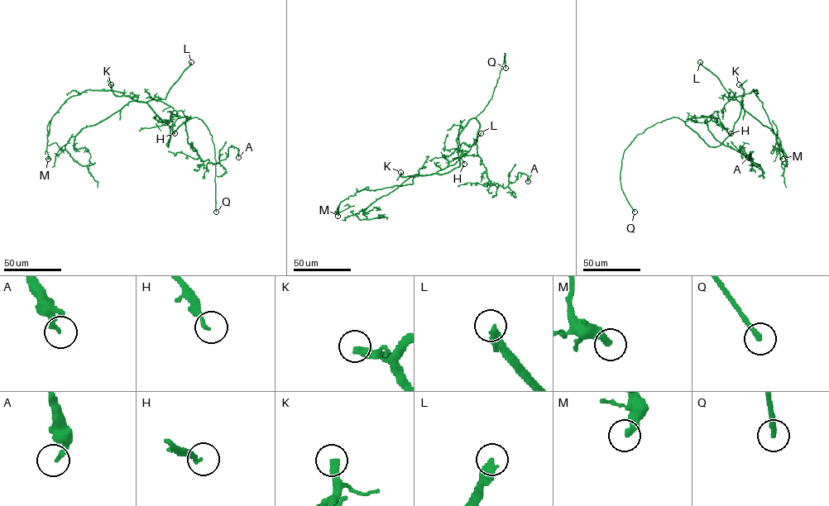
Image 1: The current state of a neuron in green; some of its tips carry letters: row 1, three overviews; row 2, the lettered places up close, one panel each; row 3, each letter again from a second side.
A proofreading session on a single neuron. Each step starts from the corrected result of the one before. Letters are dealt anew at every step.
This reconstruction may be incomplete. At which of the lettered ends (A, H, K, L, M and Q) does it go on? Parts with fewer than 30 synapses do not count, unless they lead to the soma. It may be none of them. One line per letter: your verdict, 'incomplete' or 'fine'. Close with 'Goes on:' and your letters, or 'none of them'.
A: fine
H: fine
K: incomplete
L: incomplete
M: fine
Q: incomplete
Goes on: K, L, Q

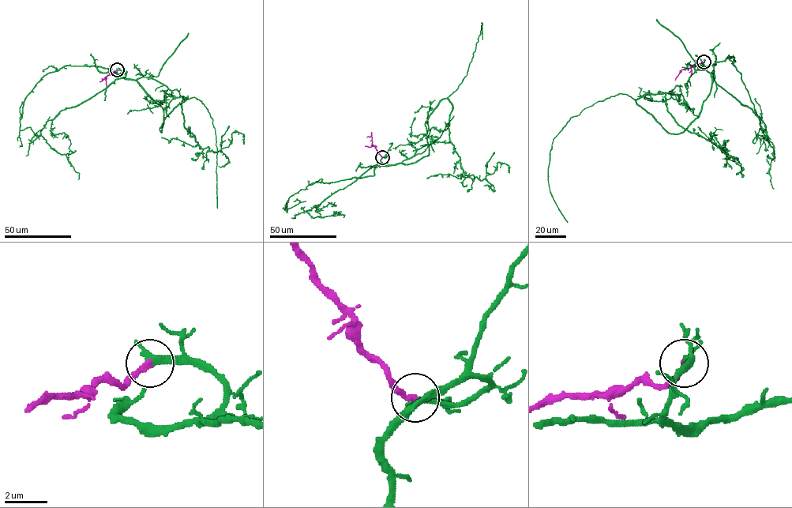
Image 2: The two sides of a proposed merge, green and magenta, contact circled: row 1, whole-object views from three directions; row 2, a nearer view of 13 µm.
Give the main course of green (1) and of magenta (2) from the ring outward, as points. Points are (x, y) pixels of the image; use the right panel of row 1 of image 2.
1: (703, 62), (710, 93), (682, 132), (636, 103), (664, 93), (674, 121), (730, 157), (710, 133), (722, 148)
2: (703, 62), (681, 69), (674, 80)

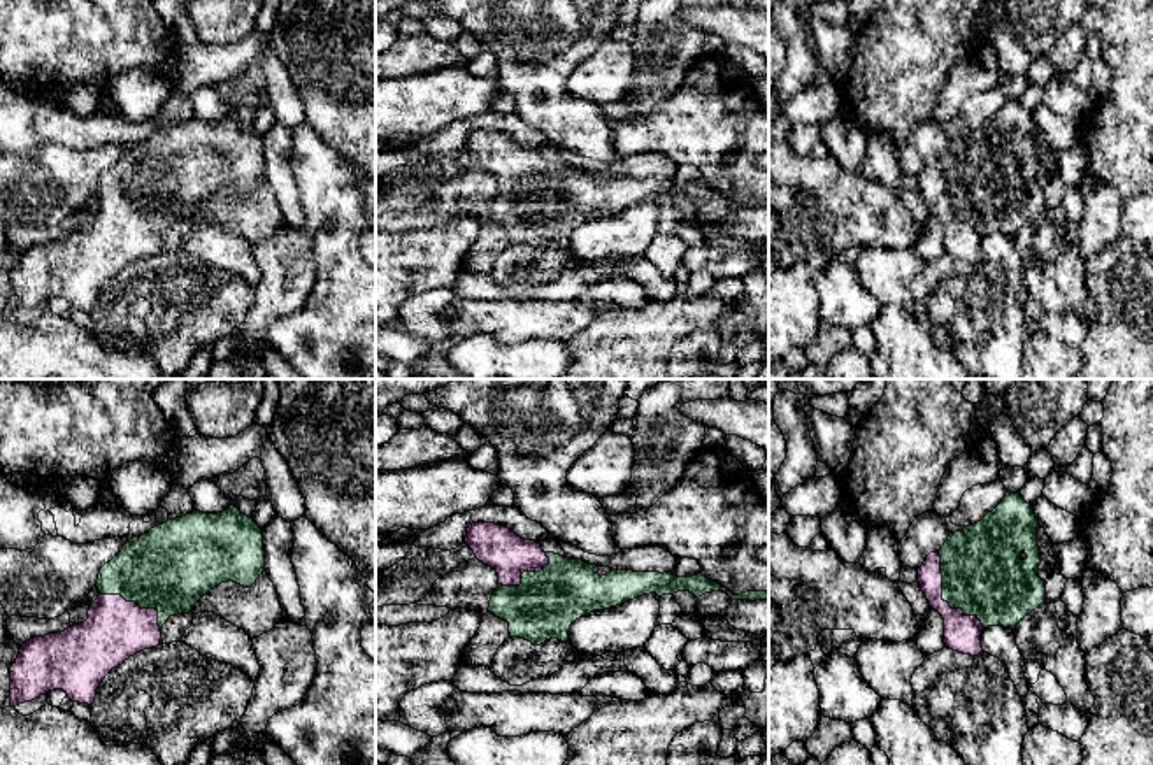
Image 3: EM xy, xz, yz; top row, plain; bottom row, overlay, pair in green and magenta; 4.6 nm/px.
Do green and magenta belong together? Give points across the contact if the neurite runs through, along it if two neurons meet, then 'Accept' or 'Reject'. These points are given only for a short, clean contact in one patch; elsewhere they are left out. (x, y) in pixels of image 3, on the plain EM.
Accept

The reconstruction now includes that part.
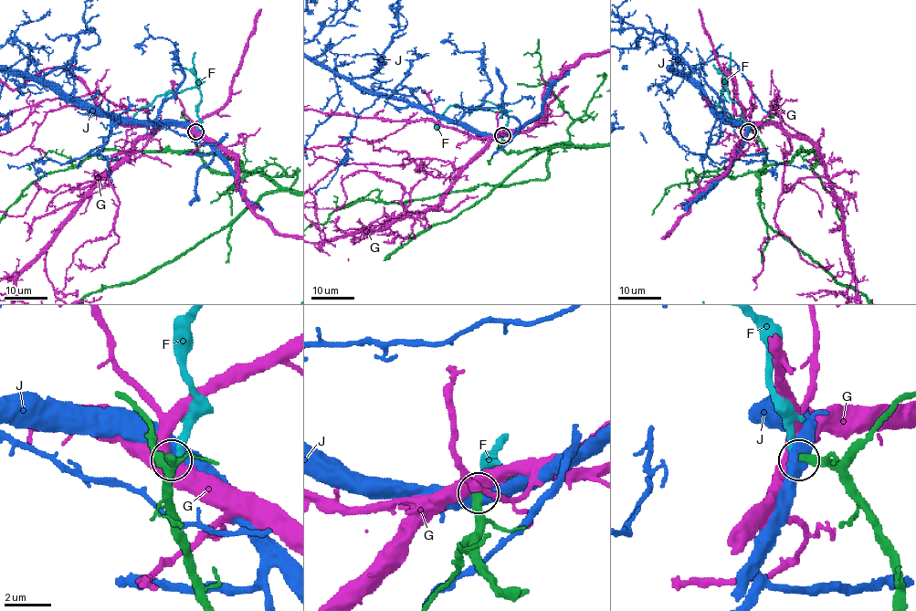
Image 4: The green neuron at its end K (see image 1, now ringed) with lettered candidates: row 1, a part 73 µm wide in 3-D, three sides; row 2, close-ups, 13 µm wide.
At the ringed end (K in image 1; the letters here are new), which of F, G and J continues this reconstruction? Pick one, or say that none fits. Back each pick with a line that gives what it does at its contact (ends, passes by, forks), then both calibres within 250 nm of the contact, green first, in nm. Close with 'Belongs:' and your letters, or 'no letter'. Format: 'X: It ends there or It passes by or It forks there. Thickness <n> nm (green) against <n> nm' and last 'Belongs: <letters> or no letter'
Belongs: no letter

